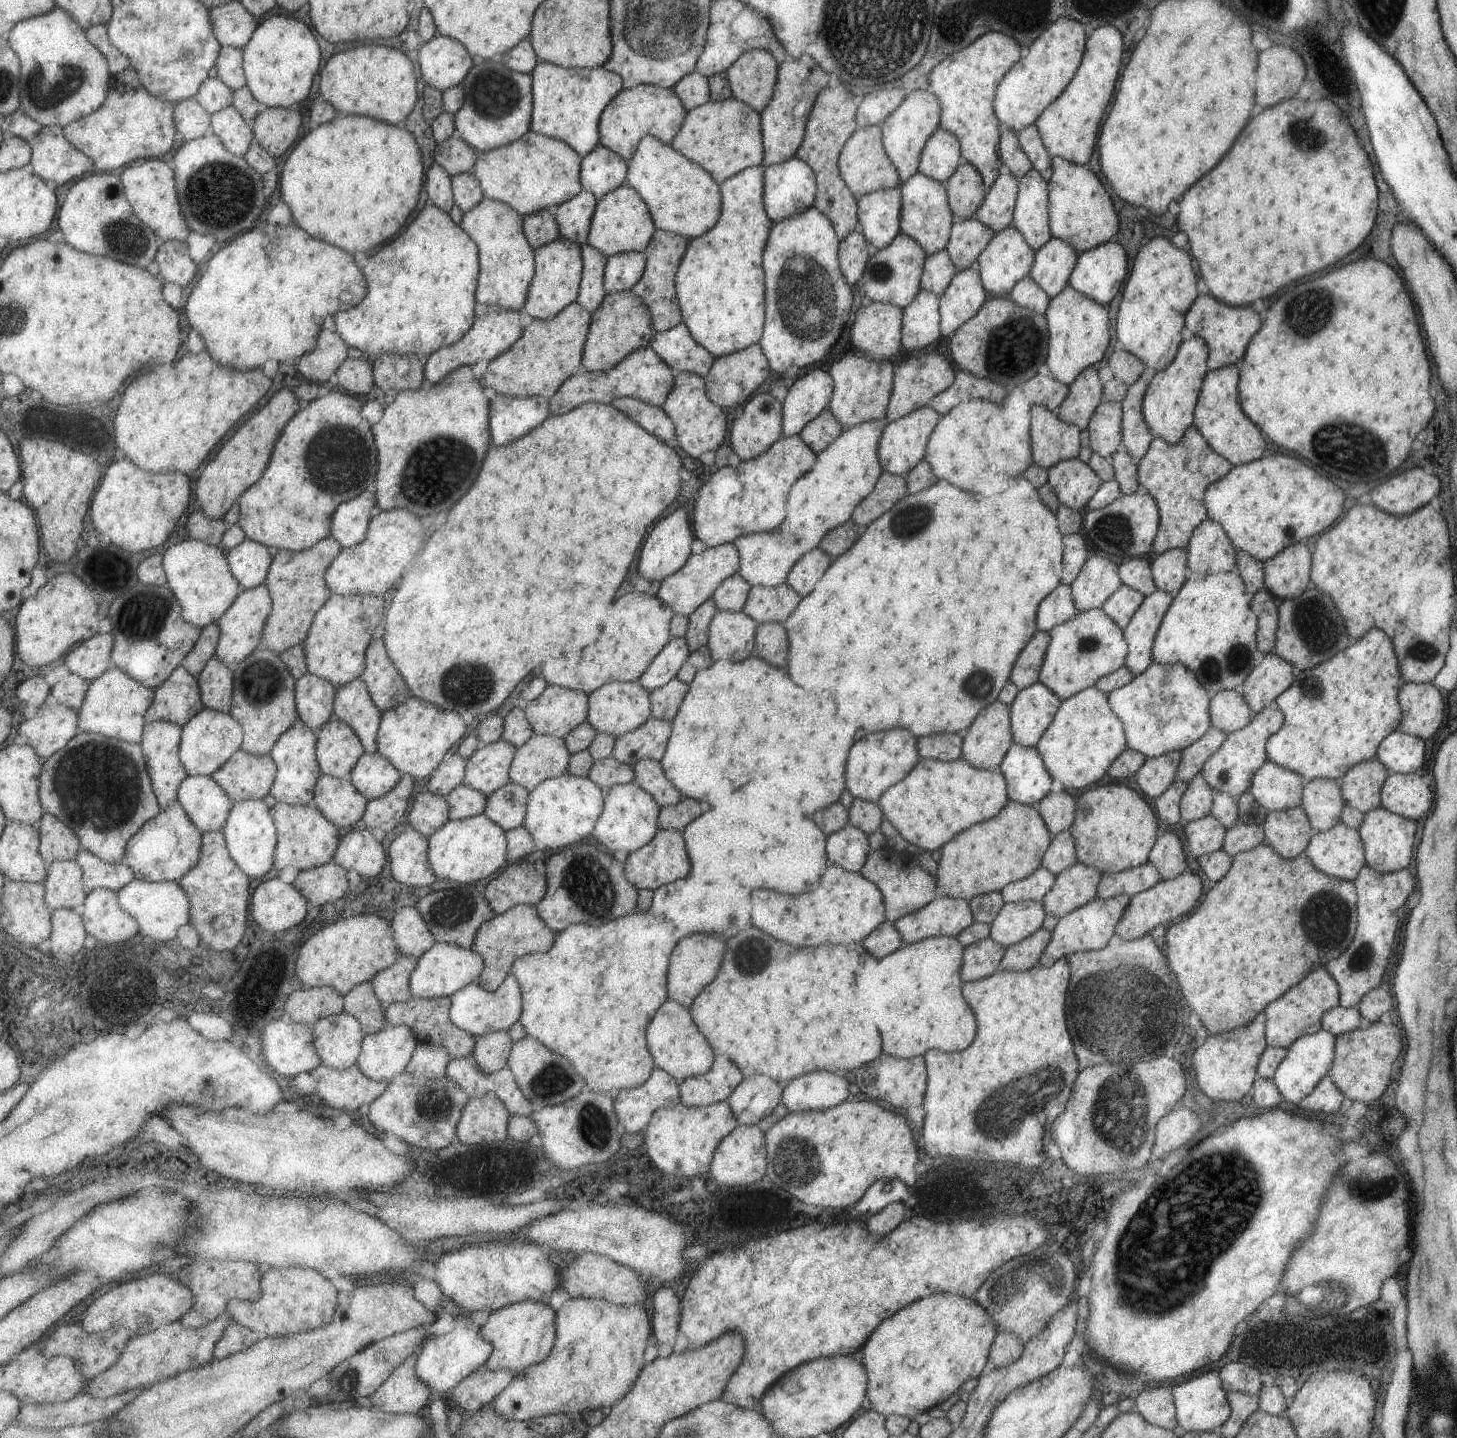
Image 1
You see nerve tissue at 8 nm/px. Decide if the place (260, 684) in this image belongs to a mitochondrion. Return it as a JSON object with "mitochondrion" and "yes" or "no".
{"mitochondrion":"yes"}

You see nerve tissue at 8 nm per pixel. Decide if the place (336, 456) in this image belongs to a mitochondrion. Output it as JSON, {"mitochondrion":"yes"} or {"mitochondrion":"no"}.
{"mitochondrion":"yes"}

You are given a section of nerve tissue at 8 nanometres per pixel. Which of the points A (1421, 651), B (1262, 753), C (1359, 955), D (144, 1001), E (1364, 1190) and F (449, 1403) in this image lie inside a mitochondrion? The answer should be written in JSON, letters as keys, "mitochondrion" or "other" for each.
{"A":"mitochondrion","B":"other","C":"mitochondrion","D":"mitochondrion","E":"mitochondrion","F":"other"}

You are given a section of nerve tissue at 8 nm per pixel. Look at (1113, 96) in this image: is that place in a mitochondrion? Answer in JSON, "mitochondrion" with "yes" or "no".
{"mitochondrion":"no"}

